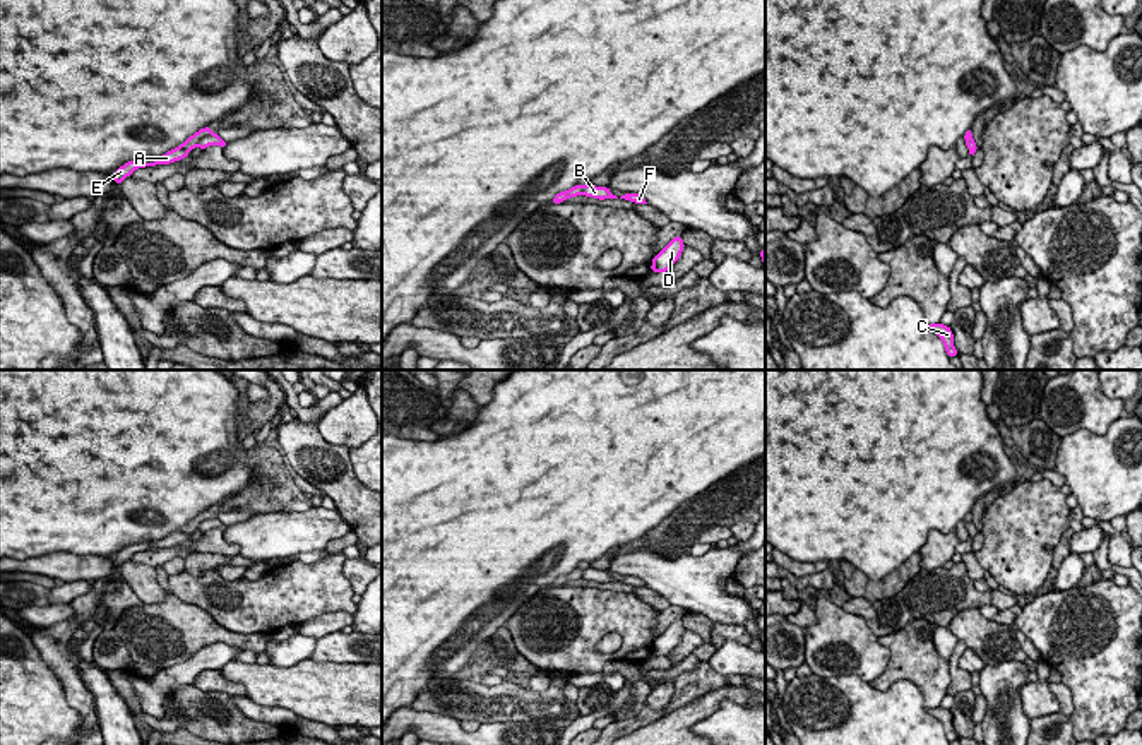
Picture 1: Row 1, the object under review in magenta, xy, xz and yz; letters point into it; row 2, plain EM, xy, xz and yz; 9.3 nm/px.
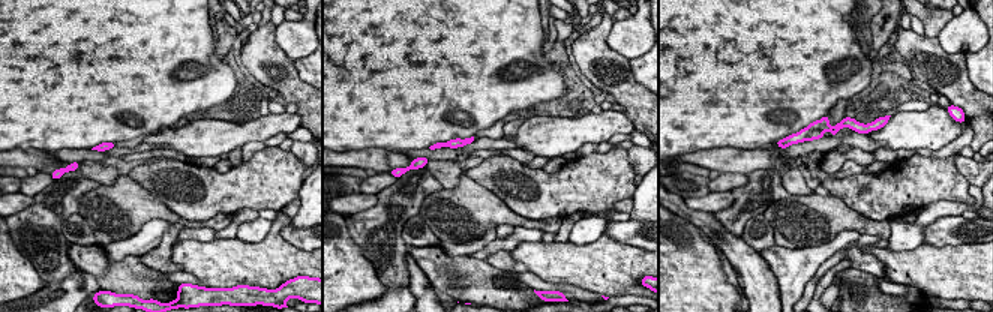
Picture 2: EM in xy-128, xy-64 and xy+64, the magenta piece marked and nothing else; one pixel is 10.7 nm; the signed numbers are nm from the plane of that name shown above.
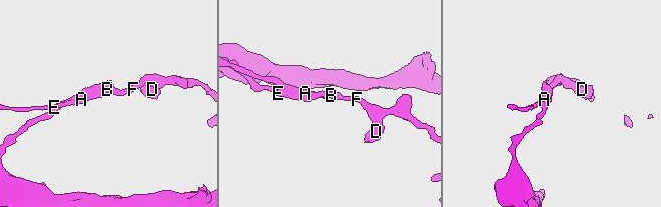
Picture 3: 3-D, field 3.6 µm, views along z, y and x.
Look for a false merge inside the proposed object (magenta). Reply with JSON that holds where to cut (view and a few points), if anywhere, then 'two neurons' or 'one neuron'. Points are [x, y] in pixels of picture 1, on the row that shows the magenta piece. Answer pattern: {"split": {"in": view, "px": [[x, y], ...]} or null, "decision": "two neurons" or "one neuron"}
{"split": {"in": "xy", "px": [[216, 134], [206, 134], [197, 144]]}, "decision": "two neurons"}

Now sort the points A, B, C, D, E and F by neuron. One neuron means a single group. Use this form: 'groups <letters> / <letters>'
groups A B D F / C E

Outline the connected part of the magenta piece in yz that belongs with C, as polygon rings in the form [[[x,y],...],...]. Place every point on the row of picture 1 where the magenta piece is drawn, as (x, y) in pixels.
[[[926,324],[926,329],[935,332],[945,346],[947,356],[954,358],[957,353],[955,346],[954,346],[954,334],[952,329],[949,325],[943,324]]]

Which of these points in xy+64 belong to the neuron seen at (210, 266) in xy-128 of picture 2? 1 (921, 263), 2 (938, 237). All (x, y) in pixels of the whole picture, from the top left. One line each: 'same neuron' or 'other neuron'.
1: same neuron
2: other neuron

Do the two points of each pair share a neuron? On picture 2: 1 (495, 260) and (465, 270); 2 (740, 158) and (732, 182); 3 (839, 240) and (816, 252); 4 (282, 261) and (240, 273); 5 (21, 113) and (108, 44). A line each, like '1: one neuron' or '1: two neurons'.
1: two neurons
2: two neurons
3: one neuron
4: one neuron
5: one neuron

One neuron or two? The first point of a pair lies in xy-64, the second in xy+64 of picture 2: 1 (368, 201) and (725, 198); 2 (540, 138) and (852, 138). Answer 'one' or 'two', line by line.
1: one
2: two

